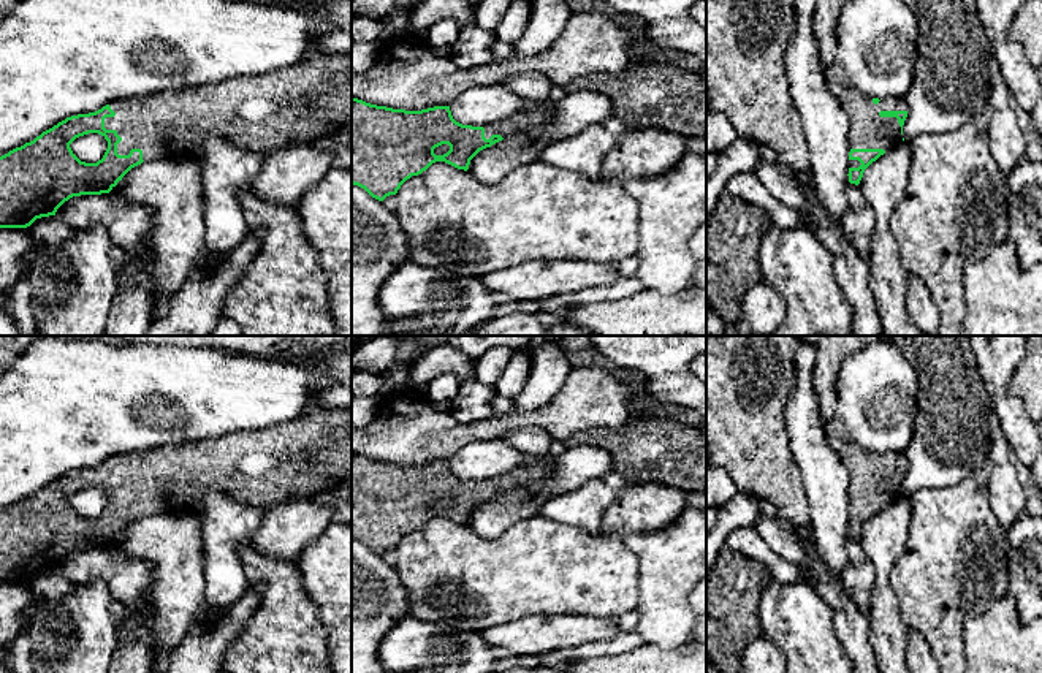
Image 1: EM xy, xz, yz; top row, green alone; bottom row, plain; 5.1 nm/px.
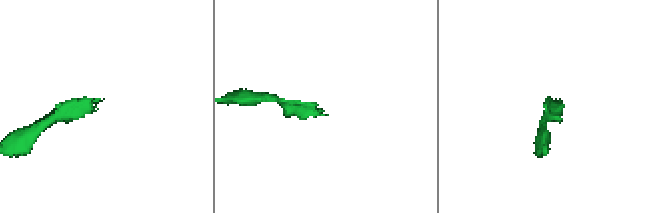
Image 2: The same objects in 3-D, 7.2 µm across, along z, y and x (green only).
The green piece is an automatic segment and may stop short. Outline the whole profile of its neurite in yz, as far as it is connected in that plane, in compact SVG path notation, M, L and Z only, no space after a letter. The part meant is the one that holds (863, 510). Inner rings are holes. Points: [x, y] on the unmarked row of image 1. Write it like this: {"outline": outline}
{"outline": "M835 416L825 423L825 435L835 451L846 462L850 473L849 537L858 540L865 524L895 502L903 492L907 472L904 453L869 453L854 443L842 424Z"}

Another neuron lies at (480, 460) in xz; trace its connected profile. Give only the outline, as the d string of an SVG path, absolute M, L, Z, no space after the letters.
M504 439L473 440L462 445L450 461L456 477L486 481L524 467L526 454Z

